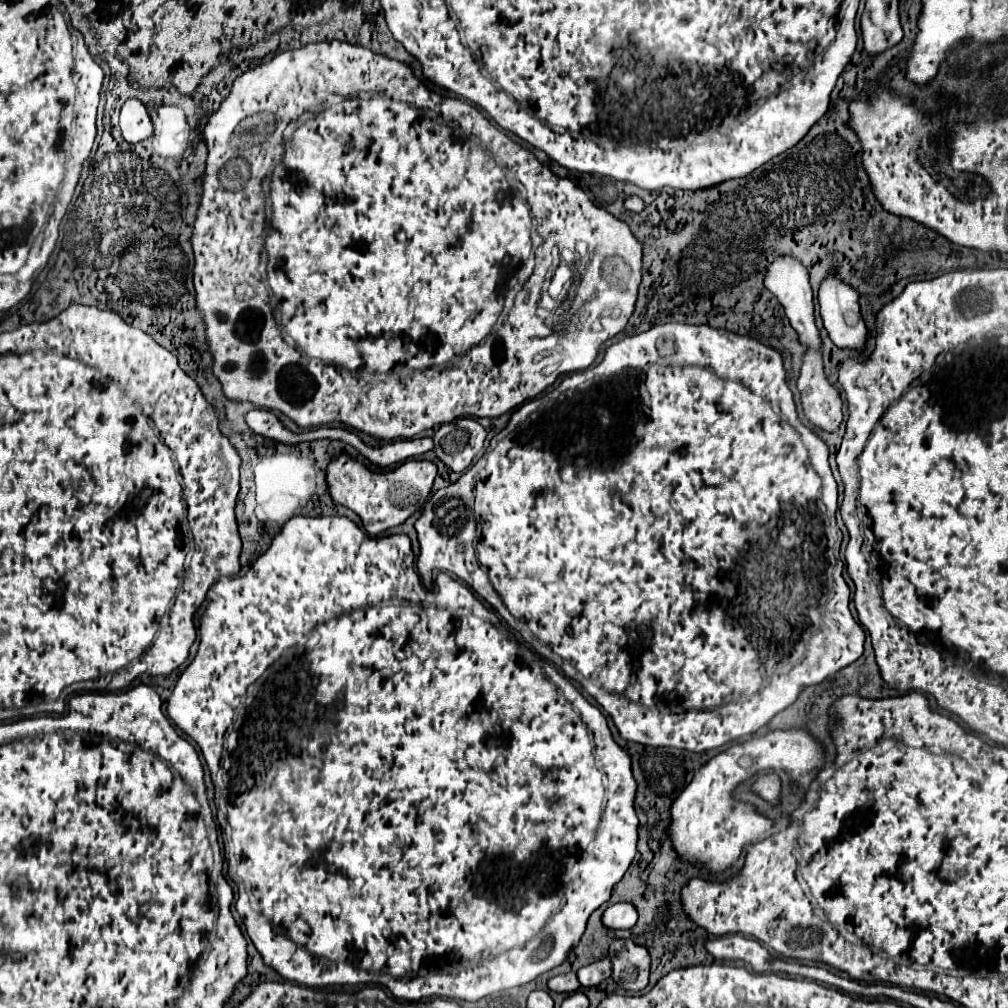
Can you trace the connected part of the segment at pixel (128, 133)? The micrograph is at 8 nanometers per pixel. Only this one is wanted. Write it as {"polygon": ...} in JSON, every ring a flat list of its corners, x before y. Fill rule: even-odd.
{"polygon":[[129,99,121,107,121,117,119,117,119,127,121,135,127,143,135,145,153,135,153,121,145,109,145,105,139,99]]}

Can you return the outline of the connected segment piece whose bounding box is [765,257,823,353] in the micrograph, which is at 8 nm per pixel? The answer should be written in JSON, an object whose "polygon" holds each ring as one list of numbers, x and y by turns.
{"polygon":[[781,257,775,259,769,265,769,271,765,275,765,287,779,299,779,303,785,307,785,315,791,323,791,327,797,331,799,335,799,343,805,345,807,351,823,351,823,339,819,335,819,329,815,327,815,315,813,315,813,291,809,287,809,275,805,273,805,269,801,267,801,263,797,263,797,259,793,257]]}

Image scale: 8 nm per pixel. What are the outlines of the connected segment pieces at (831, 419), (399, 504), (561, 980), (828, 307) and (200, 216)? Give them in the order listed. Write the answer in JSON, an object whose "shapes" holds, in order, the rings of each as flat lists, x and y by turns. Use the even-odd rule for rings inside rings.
{"shapes":[[[805,353,797,387,807,421,827,433,835,433,843,421,841,397,839,391,825,379,821,355]],[[341,455,333,459,333,463,327,467,327,483,331,497,355,511,361,519,365,529,371,535,379,535,385,529,401,525,405,519,409,519,413,513,417,513,433,487,433,479,437,475,437,465,425,459,411,459,399,465,397,469,389,471,375,471,365,467,363,463,357,463,355,459]],[[565,973,565,975,557,975,549,979,549,989,557,991,557,993,575,993,579,991,579,981,575,973]],[[831,275,825,283,821,283,819,305,823,325,833,345,839,349,863,351,867,329,859,311,859,295]],[[323,41,323,43,307,43,301,49,293,51,283,51,275,55,271,61,257,65,255,69,245,71,233,81,233,87,229,95,221,101,219,109,213,111,205,123,203,137,209,149,207,157,207,167,205,167,205,177,203,177,203,193,197,209,197,219,193,223,193,233,191,233,191,247,195,253,195,267,193,267,193,283,195,283,195,309,201,315,205,323,205,343,207,349,213,357,213,375,219,379,223,385,223,393,231,401,249,401,257,407,271,409,271,411,283,411,295,425,299,427,325,427,331,423,343,423,351,429,365,431,369,437,377,441,391,441,391,439,407,439,413,437,425,429,451,423,457,417,499,417,507,413,509,409,533,399,535,395,543,393,547,387,551,387,561,375,573,373,573,371,585,371,597,357,599,347,621,333,629,321,629,317,635,311,635,301,637,301,637,291,641,283,641,267,643,267,643,249,641,243,631,235,631,229,625,221,615,219,605,209,597,207,587,193,577,187,569,179,561,179,553,175,549,168,541,165,533,153,529,153,525,147,519,143,511,141,503,131,493,127,475,107,455,99,455,97,443,97,439,93,429,91,415,75,413,67,395,59,389,59,385,55,373,53,369,49,351,45,347,41],[319,93,337,93,341,97,345,95,371,95,367,99,343,99,337,105,327,107,325,111,319,111,315,115,303,113,297,119,297,127,291,139,285,141,283,153,281,153,281,143,283,143,283,131,289,121,299,115,301,111,313,109,319,101],[281,153,281,163,285,167,285,183,283,193,275,193,277,203,271,201,267,209,267,217,263,209,267,207,267,196,261,191,261,181,267,177,269,169,273,167,277,155],[491,153,503,161,501,165],[531,213,539,221,539,235,543,237,541,247,537,249,537,271,535,275,543,275,543,271,557,271,557,267,563,261,563,253,569,251,573,253,573,285,569,289,569,295,563,303,555,305,553,309,545,309,545,303,541,299,541,289,531,291,527,287,535,287,533,281,525,283,525,289,521,289,515,297,515,307,509,311,507,319,495,327,501,307,503,307,503,287,515,287,517,285,517,271,521,271,523,263,531,257],[263,219,267,219,267,235,265,235,265,245,263,245],[275,305,277,311,281,313,279,327,275,323],[565,317,565,323,559,329,559,319]]]}

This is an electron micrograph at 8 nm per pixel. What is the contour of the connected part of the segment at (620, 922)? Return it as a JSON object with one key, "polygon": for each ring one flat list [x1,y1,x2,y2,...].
{"polygon":[[617,903,605,909,601,923,607,929,631,929,637,921,637,911,631,907,631,903]]}

